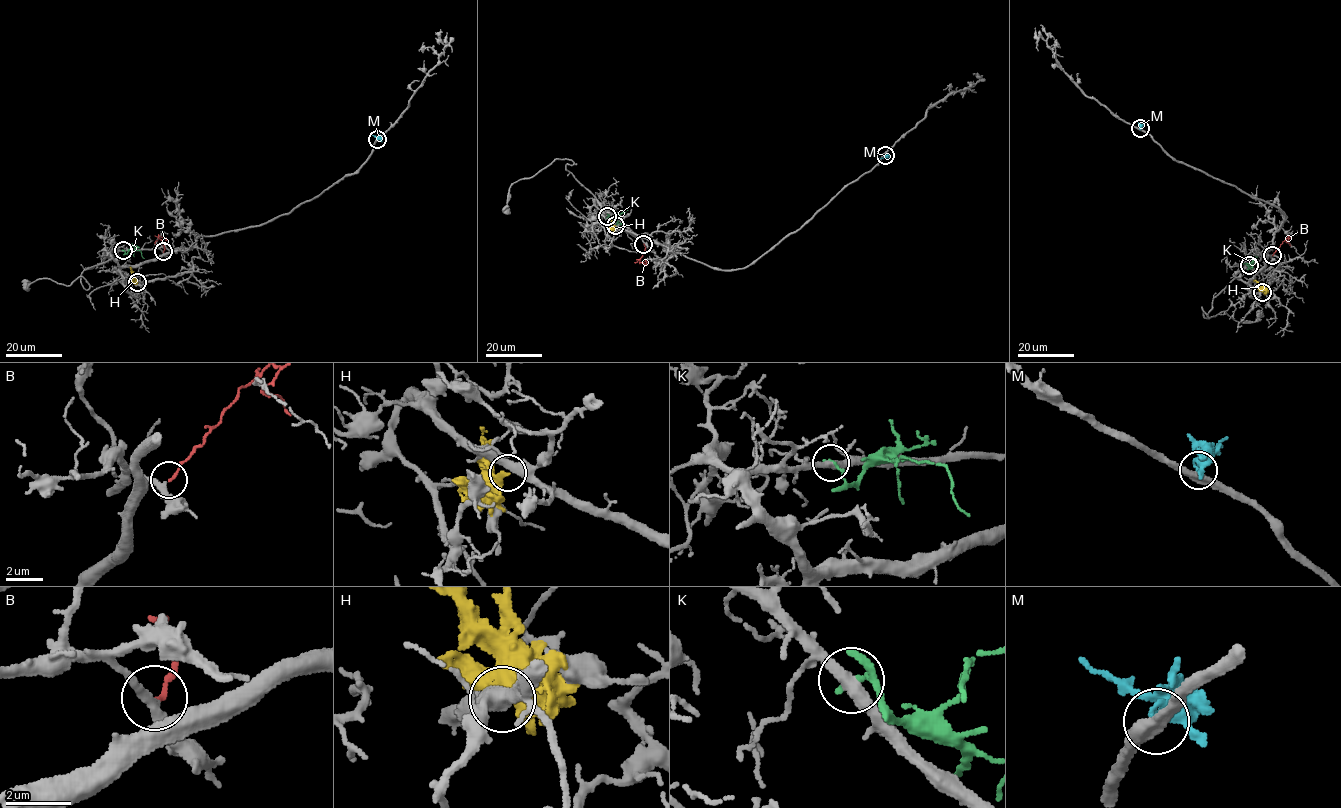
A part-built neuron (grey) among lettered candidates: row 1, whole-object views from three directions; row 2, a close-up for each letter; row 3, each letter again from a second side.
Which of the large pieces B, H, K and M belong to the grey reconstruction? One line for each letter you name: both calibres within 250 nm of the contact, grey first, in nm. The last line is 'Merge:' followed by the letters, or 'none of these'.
B: 280/120 nm
Merge: B

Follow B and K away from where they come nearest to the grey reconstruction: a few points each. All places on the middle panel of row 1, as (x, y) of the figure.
B: (644, 244), (640, 261), (645, 261)
K: (607, 217), (615, 219), (627, 210)

